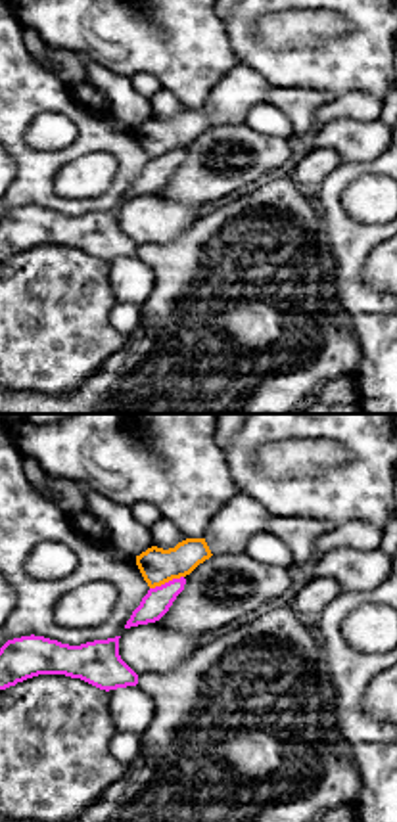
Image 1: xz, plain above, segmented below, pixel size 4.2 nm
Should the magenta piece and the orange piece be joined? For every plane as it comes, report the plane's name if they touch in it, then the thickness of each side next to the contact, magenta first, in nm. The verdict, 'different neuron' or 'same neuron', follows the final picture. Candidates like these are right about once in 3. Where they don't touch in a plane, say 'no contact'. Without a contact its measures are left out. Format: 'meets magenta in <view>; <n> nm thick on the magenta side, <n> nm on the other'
meets magenta in xz; 120 nm thick on the magenta side, 150 nm on the other

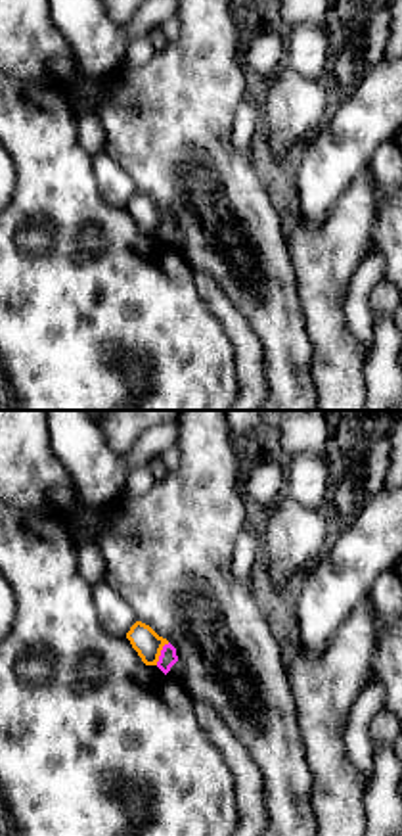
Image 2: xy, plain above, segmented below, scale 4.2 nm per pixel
meets magenta in xy; 70 nm thick on the magenta side, 120 nm on the other

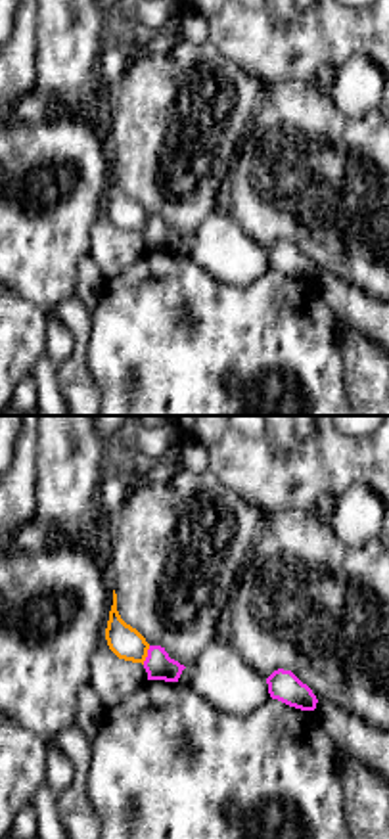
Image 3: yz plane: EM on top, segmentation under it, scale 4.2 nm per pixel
meets magenta in yz; 120 nm thick on the magenta side, 140 nm on the other

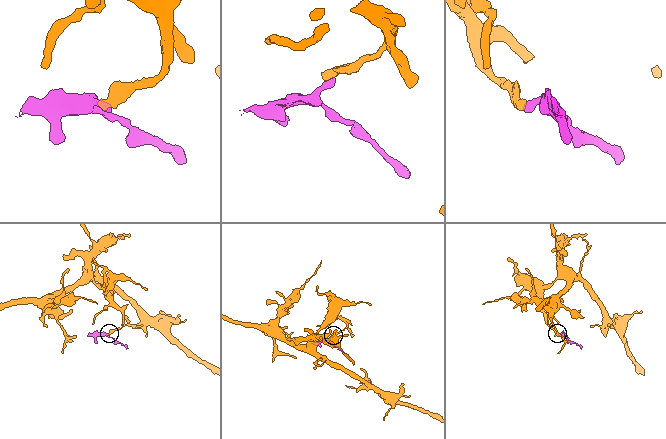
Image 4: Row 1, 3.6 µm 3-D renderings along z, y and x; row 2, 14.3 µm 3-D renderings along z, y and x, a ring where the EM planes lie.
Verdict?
different neuron

